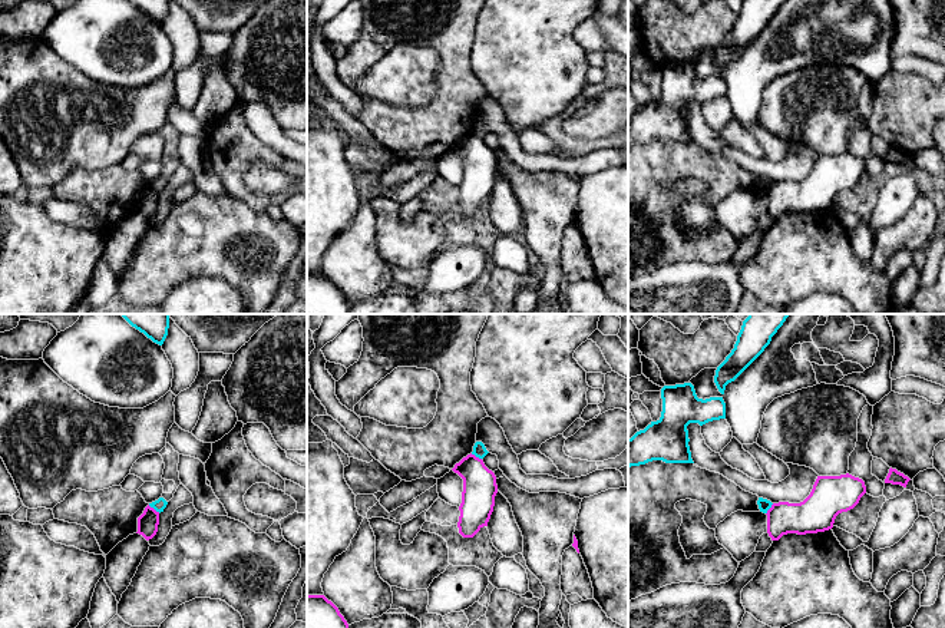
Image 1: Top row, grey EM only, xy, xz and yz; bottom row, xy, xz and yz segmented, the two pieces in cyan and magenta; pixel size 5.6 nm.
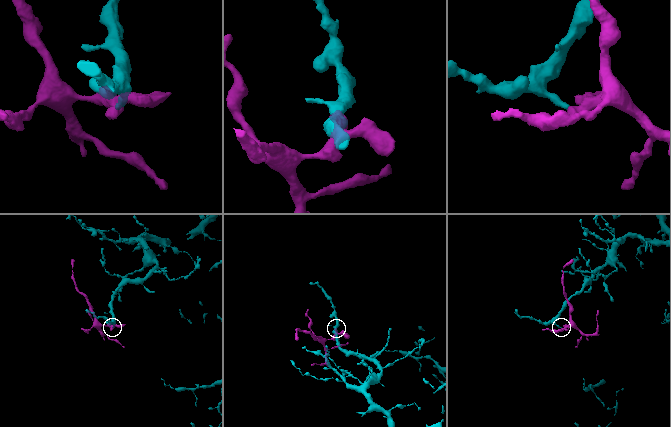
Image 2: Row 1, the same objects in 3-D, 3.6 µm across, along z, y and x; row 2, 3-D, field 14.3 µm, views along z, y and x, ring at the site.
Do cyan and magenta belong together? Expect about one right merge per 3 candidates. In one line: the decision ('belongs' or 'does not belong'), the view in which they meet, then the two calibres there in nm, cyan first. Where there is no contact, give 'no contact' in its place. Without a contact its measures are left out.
does not belong; contact in xy; calibres 70 and 120 nm

